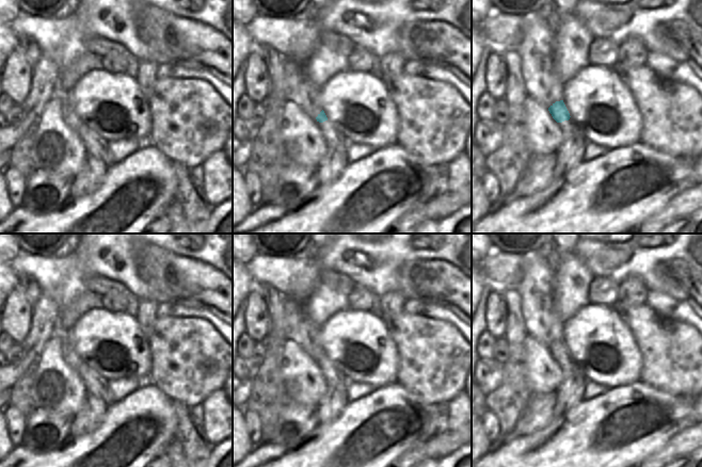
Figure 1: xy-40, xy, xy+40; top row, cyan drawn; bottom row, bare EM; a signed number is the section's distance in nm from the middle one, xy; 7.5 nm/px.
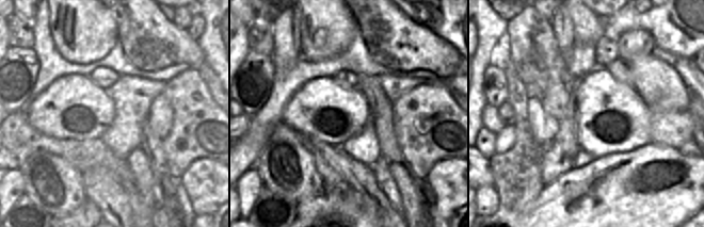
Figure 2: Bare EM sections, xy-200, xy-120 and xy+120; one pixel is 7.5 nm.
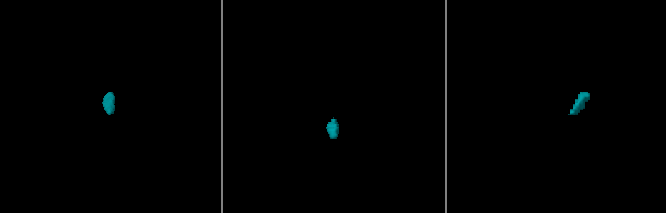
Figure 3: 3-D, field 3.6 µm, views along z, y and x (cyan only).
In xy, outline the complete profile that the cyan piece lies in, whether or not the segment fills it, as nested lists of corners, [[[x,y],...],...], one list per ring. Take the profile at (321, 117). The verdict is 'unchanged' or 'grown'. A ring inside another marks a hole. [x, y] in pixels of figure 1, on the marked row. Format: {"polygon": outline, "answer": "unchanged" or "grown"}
{"polygon": [[[323,110],[318,114],[316,119],[322,124],[320,130],[324,136],[326,146],[332,146],[334,148],[345,146],[348,151],[348,139],[333,123],[328,119]]], "answer": "grown"}

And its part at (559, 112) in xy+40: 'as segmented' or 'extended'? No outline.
extended

